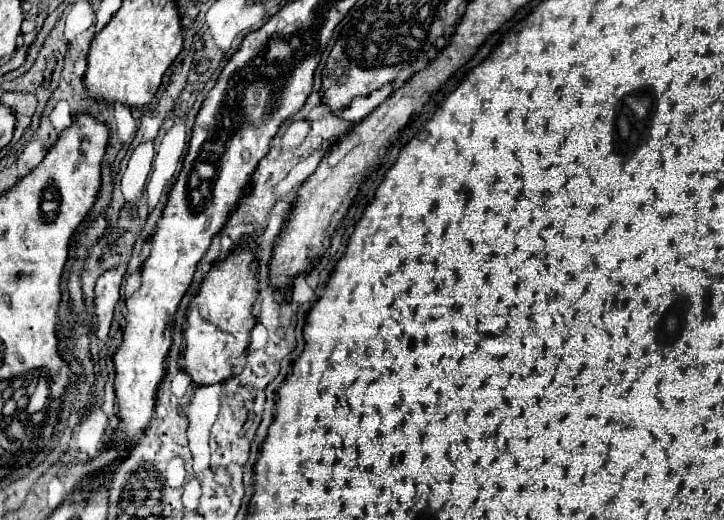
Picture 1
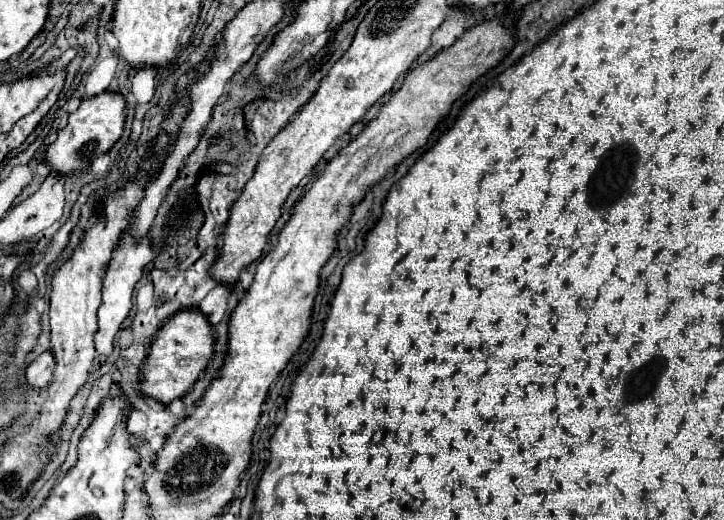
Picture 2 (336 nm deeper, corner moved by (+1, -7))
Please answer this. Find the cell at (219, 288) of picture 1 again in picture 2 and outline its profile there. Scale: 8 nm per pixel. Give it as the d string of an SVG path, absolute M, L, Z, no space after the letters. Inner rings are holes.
M185 309L169 317L169 321L165 321L155 335L149 355L139 369L141 393L145 397L157 399L161 405L169 405L171 401L183 397L209 365L213 357L213 343L213 329L207 323L207 317L199 311Z

